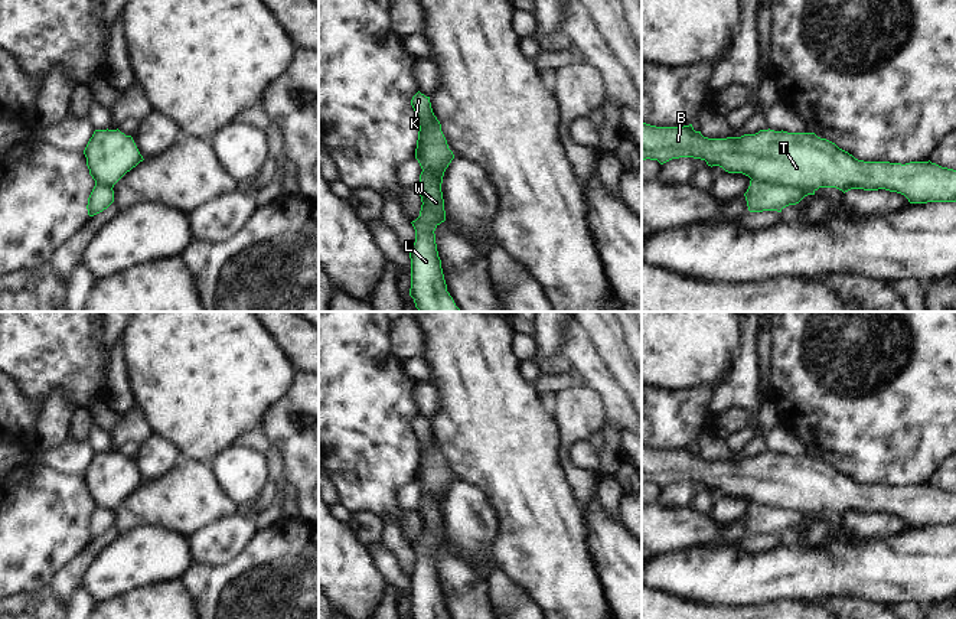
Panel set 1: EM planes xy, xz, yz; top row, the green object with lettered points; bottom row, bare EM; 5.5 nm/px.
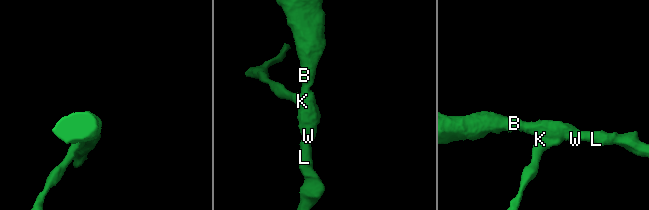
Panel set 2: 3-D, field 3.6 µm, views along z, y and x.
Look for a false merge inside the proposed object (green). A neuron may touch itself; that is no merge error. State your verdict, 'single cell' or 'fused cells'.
fused cells

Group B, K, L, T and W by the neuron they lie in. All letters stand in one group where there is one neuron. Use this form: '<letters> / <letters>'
B L T W / K

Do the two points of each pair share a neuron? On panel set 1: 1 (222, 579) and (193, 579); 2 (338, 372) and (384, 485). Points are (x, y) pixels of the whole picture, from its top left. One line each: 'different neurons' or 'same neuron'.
1: same neuron
2: same neuron

